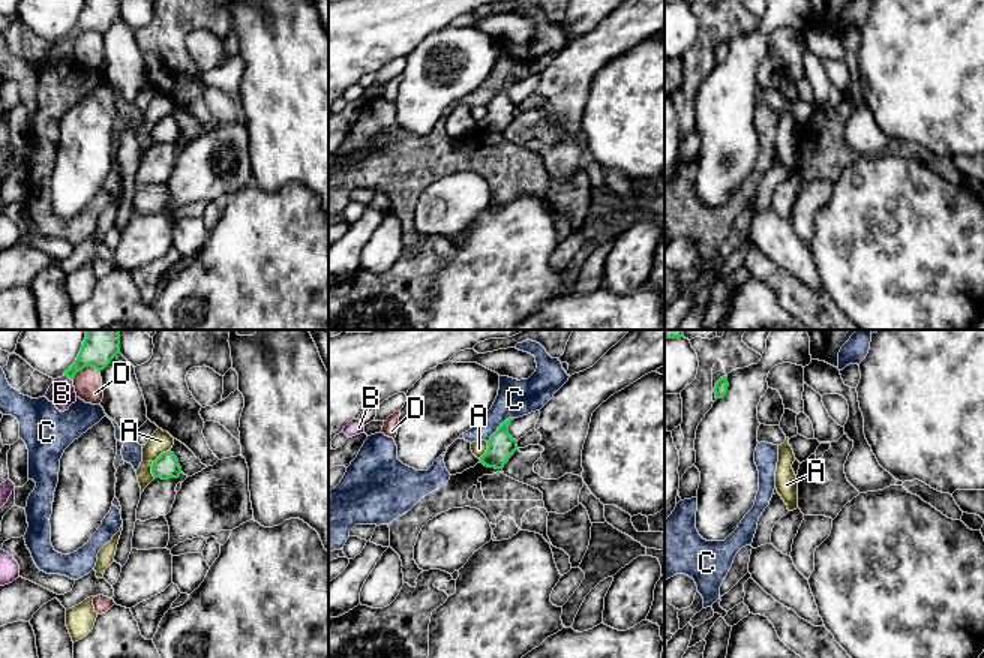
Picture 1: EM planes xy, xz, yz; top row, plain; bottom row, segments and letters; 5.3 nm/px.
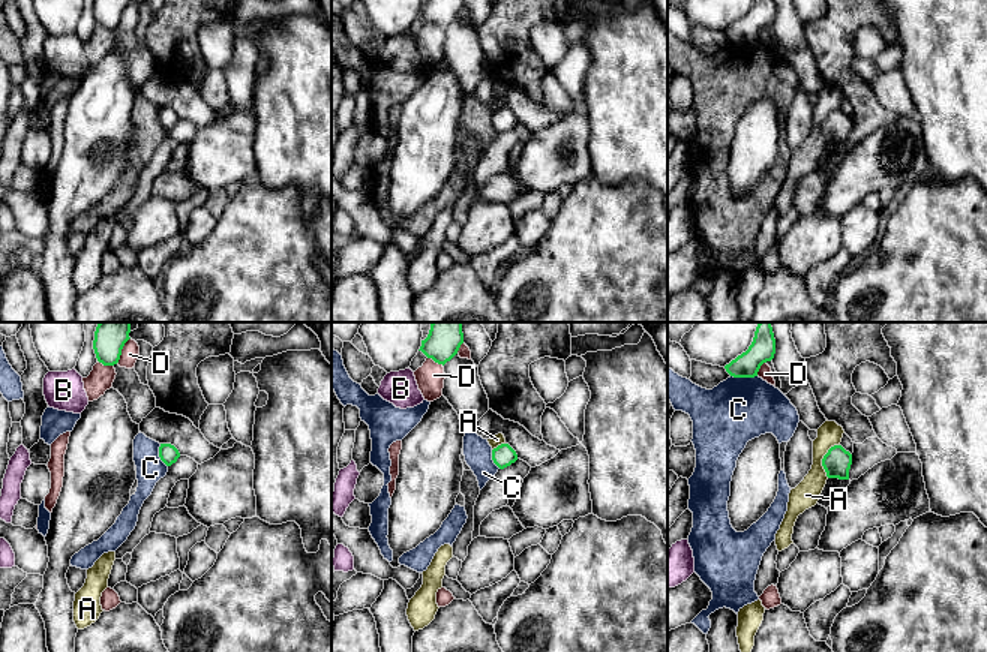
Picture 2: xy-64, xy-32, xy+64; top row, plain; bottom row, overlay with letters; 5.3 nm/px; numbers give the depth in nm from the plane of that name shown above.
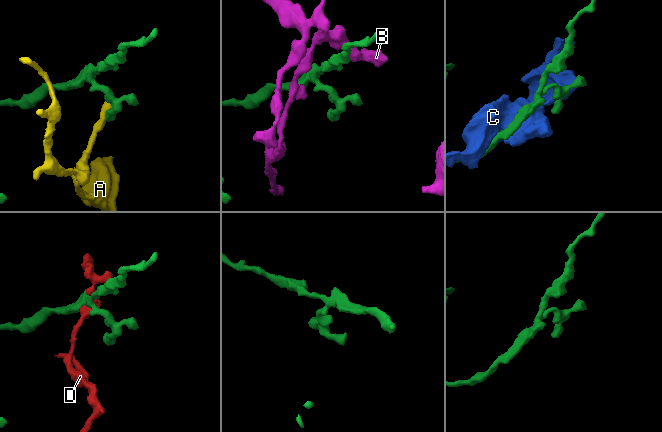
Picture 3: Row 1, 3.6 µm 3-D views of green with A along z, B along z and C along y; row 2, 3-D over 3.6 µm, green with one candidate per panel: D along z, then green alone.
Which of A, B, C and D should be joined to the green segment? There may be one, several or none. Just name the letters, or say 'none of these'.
none of these

